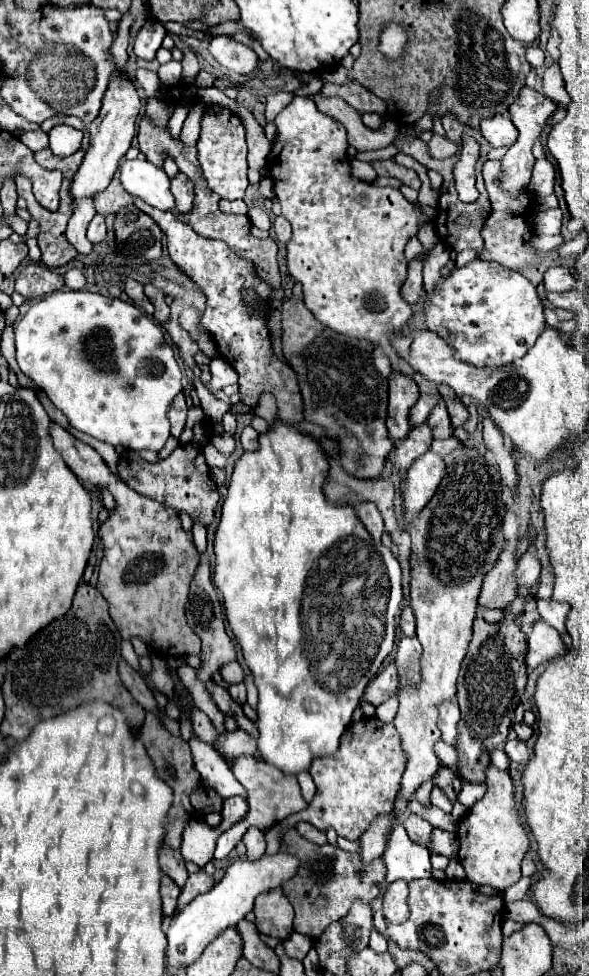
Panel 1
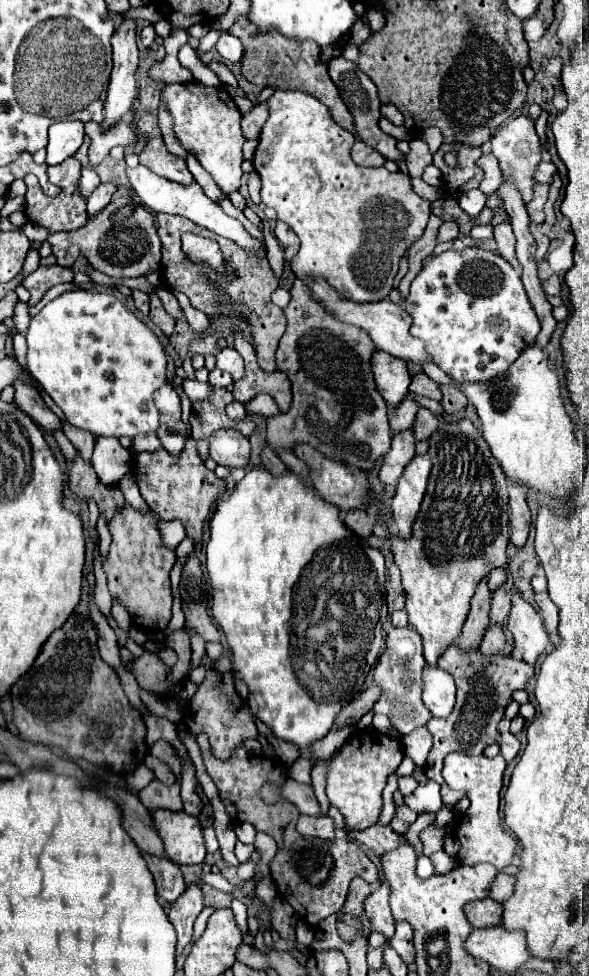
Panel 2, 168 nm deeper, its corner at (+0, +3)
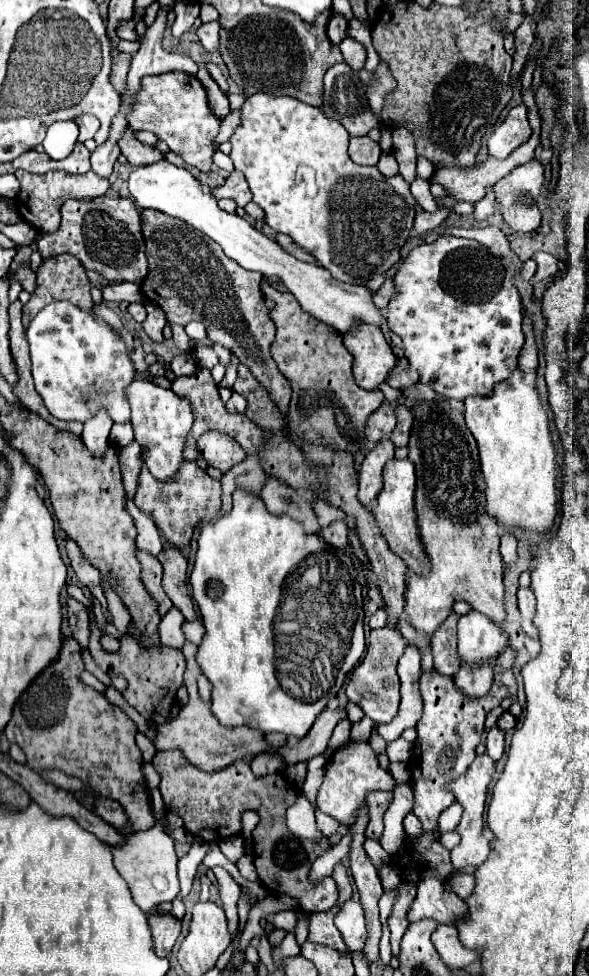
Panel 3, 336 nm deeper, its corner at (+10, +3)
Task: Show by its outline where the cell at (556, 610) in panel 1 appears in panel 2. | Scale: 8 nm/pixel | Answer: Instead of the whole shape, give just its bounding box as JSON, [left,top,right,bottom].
[535,592,559,636]

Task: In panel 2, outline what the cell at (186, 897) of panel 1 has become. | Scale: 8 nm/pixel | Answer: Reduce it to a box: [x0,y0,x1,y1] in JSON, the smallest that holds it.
[169,886,203,954]

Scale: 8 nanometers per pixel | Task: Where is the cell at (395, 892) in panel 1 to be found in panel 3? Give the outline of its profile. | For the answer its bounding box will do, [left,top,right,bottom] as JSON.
[335,900,367,952]

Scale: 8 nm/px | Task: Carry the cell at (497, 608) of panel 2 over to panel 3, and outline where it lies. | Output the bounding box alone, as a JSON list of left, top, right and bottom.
[457,610,507,664]

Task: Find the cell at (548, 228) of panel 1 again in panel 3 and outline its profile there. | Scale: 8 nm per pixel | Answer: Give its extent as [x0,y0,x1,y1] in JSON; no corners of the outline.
[495,160,543,232]

